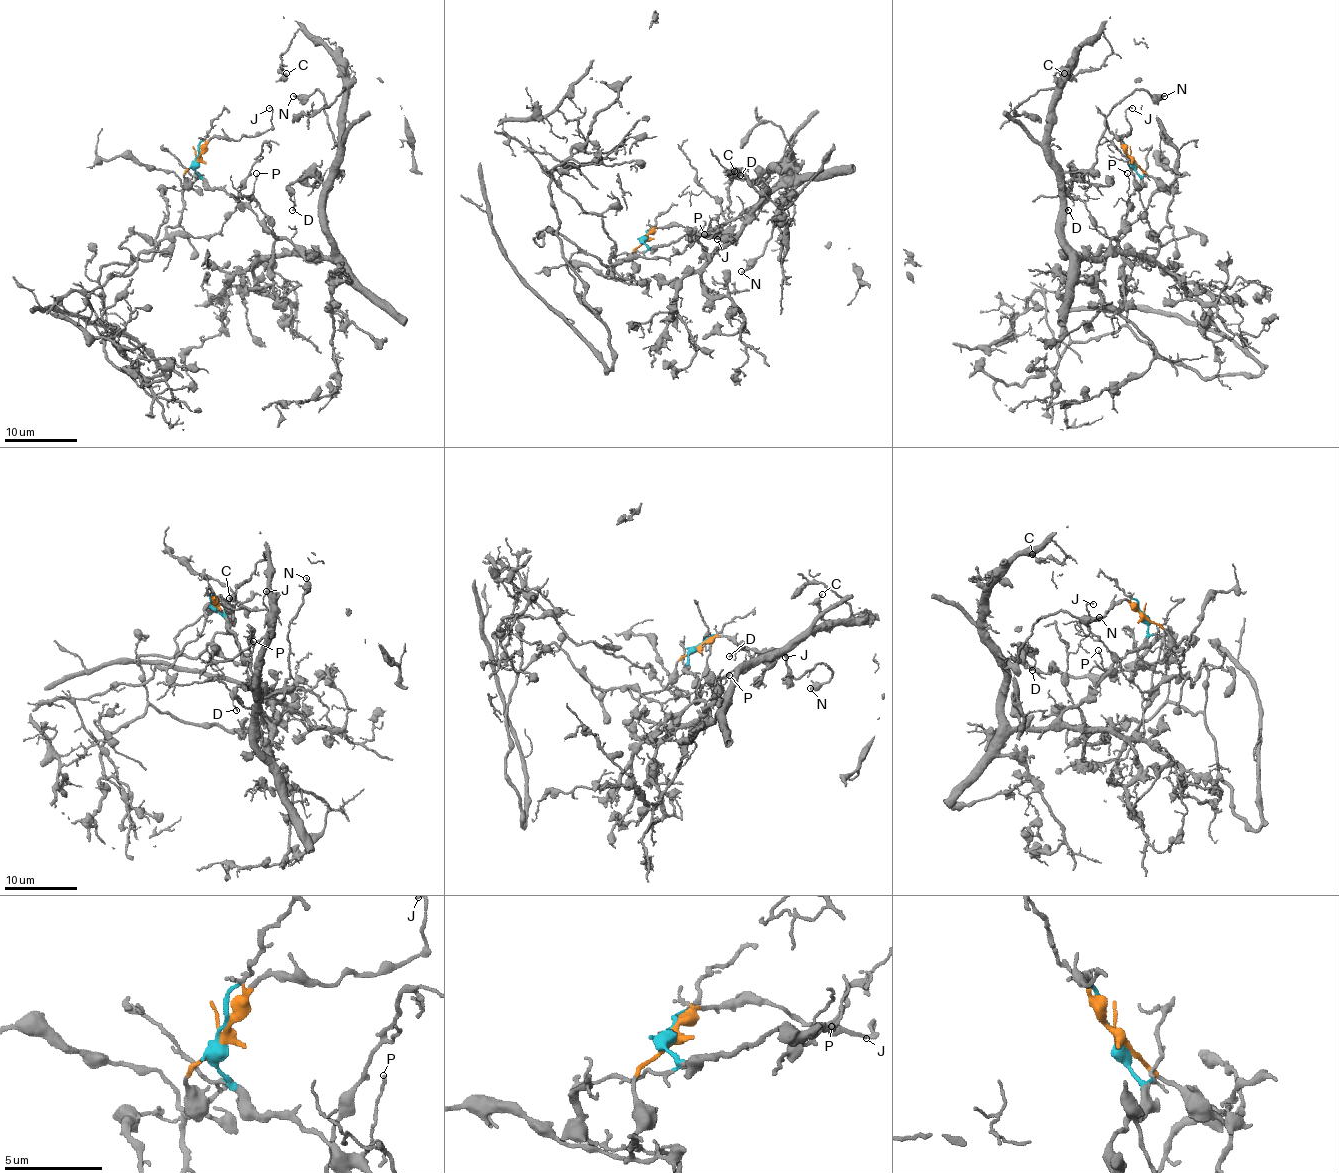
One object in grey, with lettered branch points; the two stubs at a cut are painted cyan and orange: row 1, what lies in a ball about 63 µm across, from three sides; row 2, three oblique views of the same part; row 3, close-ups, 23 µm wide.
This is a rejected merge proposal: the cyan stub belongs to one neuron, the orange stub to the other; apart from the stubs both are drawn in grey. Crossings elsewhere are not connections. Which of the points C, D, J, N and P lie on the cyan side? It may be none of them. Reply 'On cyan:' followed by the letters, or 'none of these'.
On cyan: C, D, N, P

